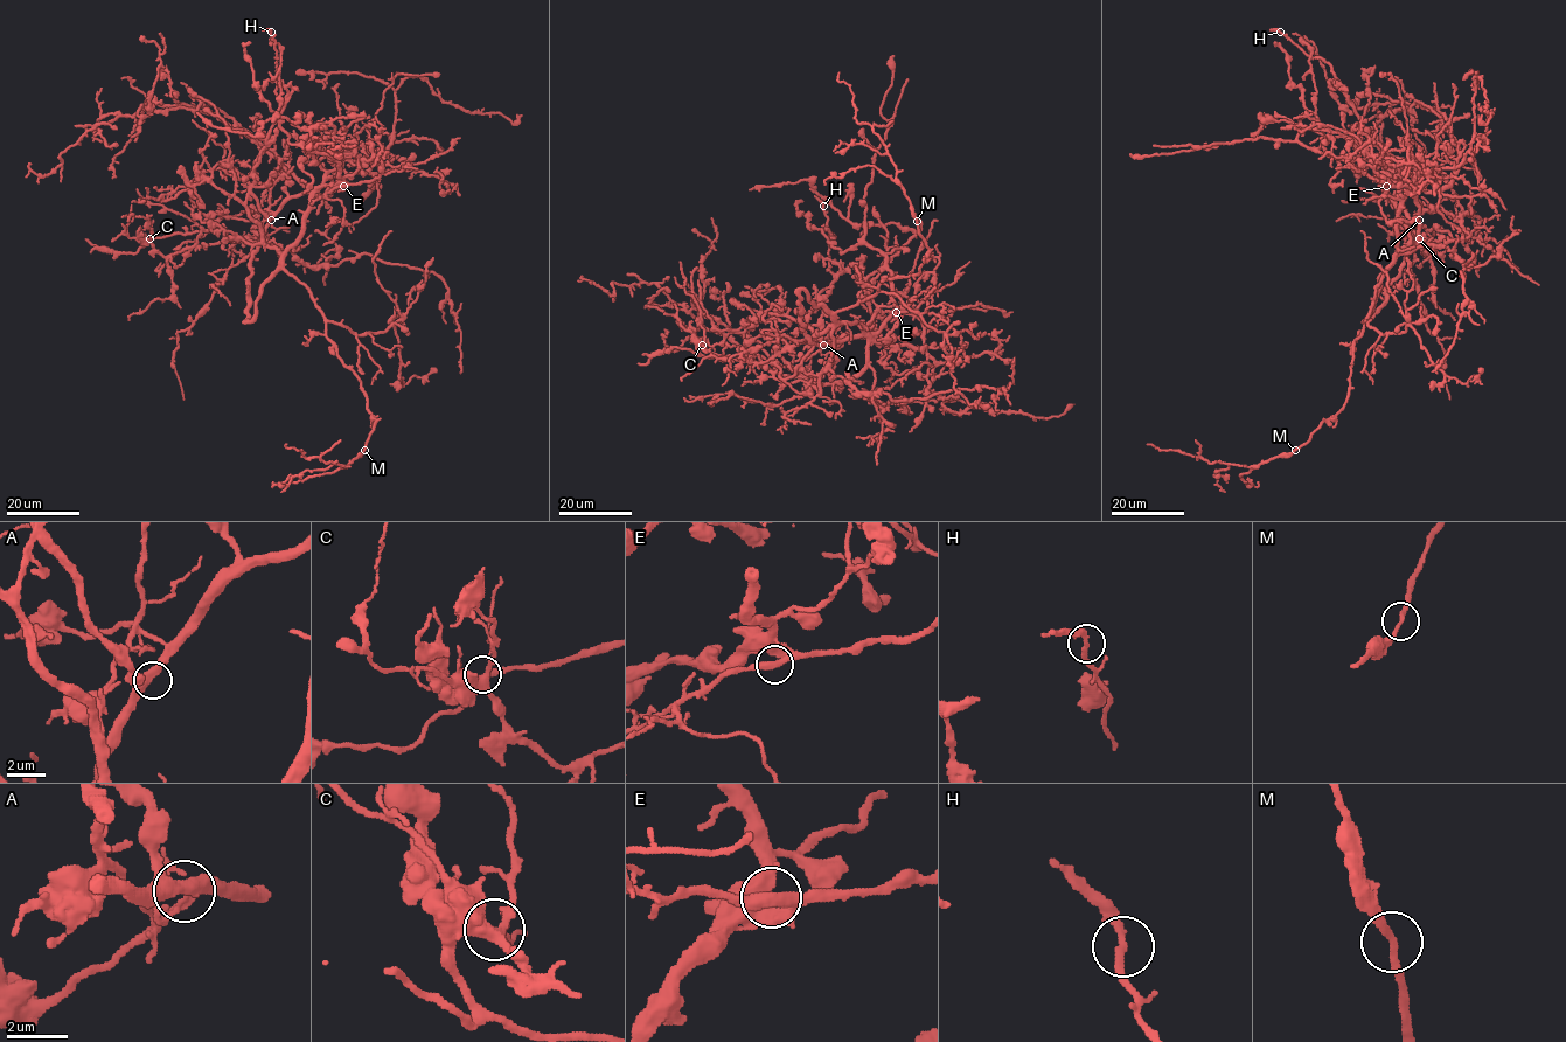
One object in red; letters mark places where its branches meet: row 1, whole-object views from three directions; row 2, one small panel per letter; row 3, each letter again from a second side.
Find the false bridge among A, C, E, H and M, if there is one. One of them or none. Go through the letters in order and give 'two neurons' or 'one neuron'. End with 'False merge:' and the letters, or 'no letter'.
A: one neuron
C: one neuron
E: one neuron
H: one neuron
M: one neuron
False merge: no letter

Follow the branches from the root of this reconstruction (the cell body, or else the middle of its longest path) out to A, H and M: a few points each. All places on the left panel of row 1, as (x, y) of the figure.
A: (268, 245), (263, 241), (262, 223), (271, 220)
H: (268, 245), (249, 213), (245, 198), (253, 168), (282, 108), (276, 92), (277, 58), (271, 32)
M: (268, 245), (307, 289), (325, 320), (327, 338), (361, 383), (367, 409), (376, 421), (364, 450)

